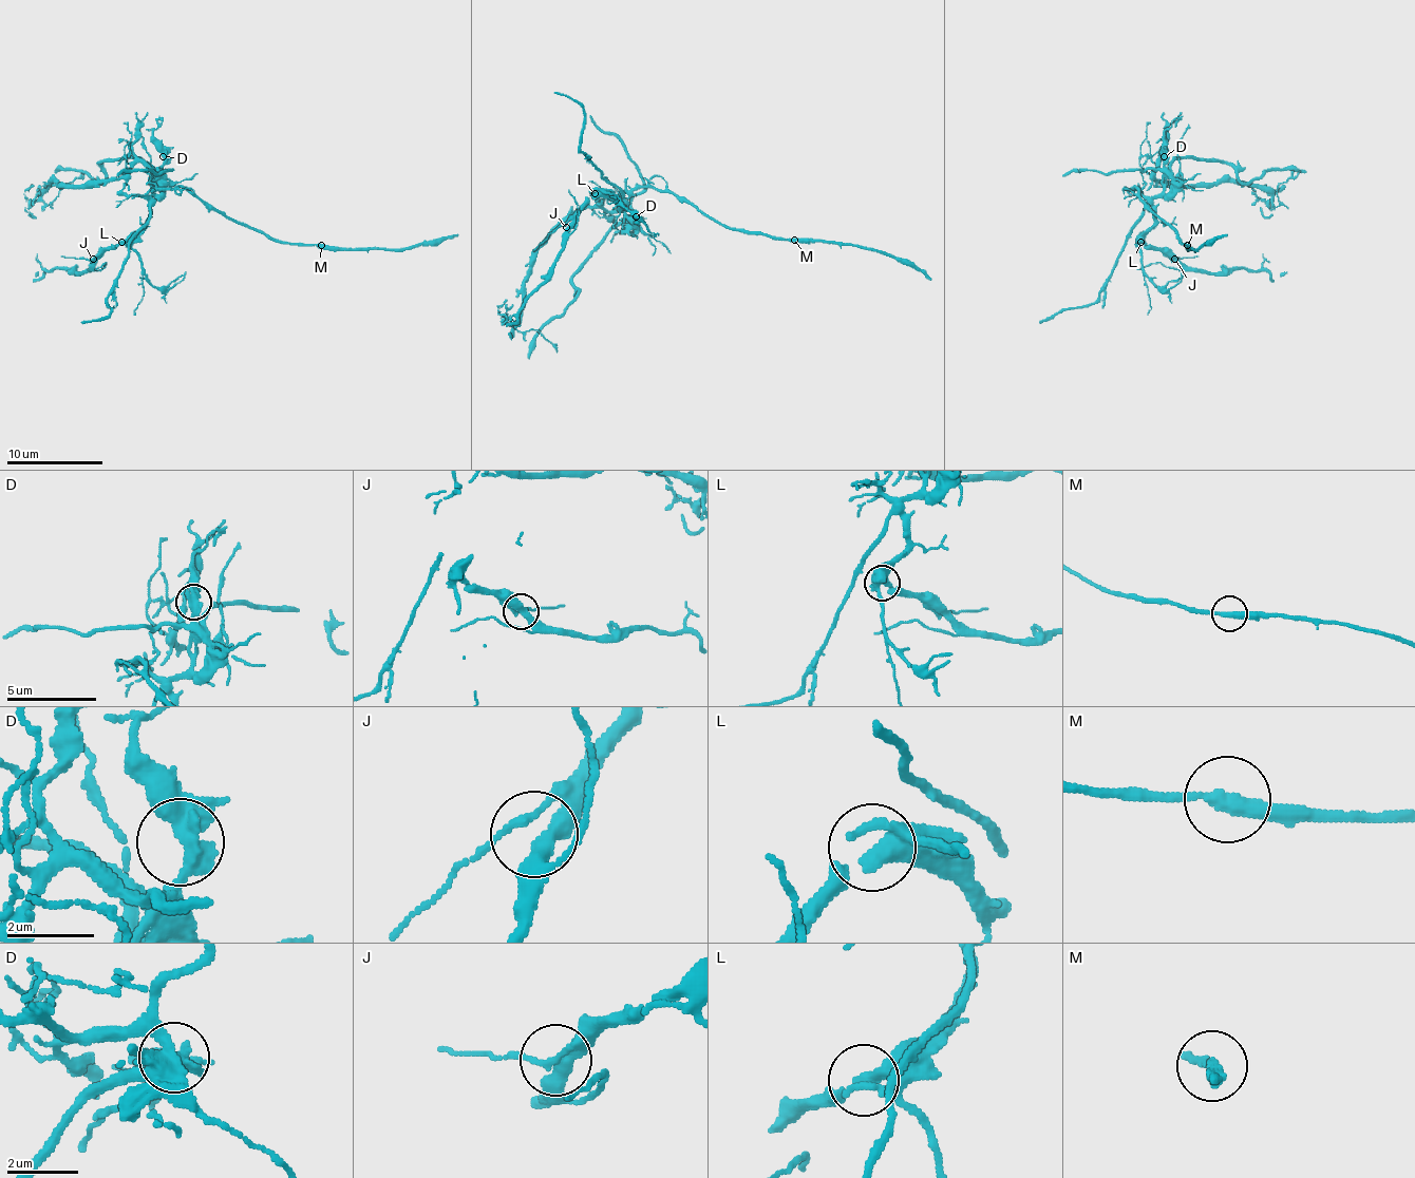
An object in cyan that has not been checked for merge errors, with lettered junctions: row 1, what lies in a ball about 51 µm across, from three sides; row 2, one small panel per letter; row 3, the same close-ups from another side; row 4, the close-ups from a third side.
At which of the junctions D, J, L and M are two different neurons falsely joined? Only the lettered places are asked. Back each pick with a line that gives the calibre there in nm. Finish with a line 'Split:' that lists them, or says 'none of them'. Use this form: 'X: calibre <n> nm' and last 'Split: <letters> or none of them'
D: calibre 320 nm
Split: D

